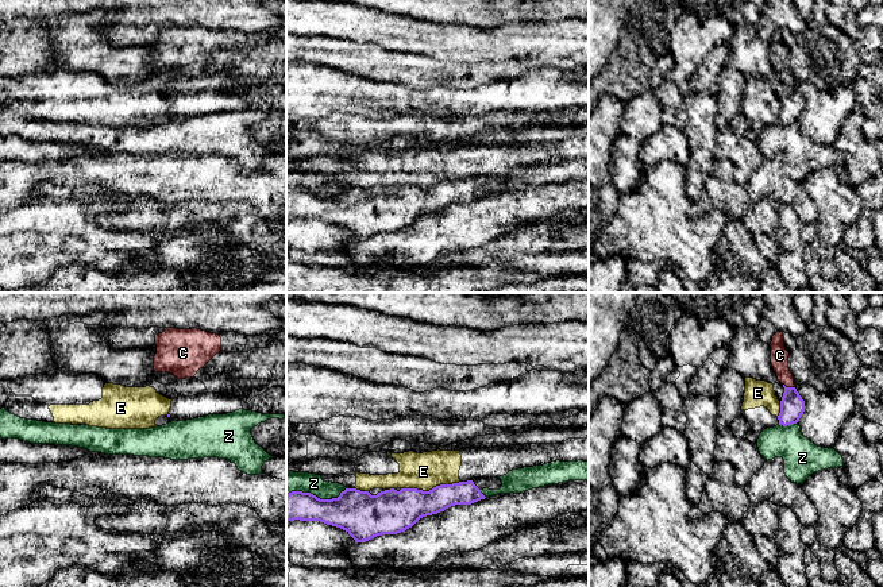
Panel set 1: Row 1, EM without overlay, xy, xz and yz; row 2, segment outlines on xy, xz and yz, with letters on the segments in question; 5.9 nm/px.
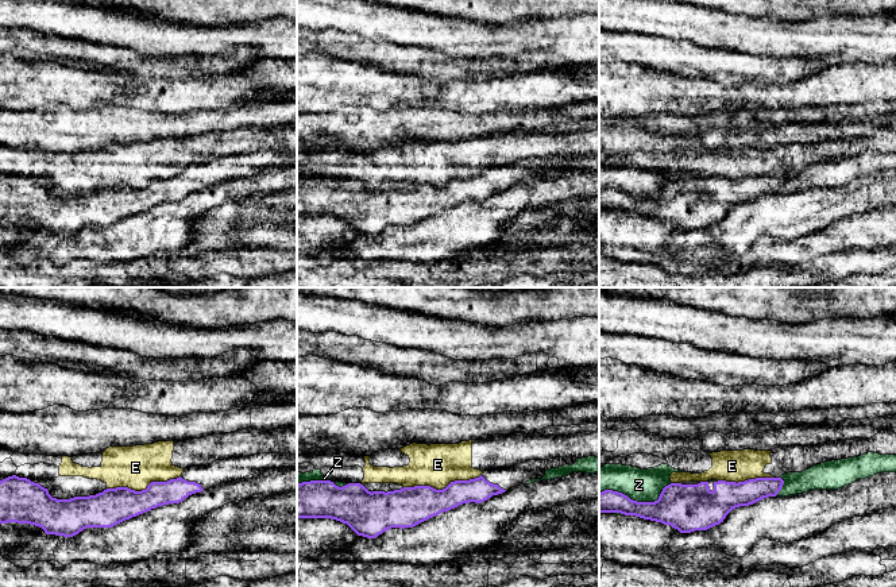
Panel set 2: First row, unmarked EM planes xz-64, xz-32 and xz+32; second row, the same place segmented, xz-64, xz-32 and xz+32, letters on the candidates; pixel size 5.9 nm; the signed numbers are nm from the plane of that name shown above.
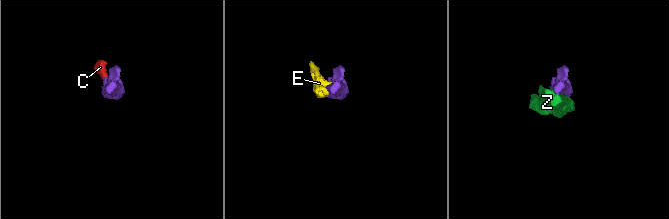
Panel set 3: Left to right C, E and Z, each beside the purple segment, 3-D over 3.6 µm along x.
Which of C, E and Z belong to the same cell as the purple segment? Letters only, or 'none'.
C

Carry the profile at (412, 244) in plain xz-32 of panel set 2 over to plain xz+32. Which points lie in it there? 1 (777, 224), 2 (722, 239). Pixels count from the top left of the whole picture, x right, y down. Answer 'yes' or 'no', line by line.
1: yes
2: yes

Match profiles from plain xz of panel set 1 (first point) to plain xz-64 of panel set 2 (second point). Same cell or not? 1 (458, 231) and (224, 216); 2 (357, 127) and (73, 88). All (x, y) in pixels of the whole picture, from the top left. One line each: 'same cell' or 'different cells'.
1: different cells
2: different cells

